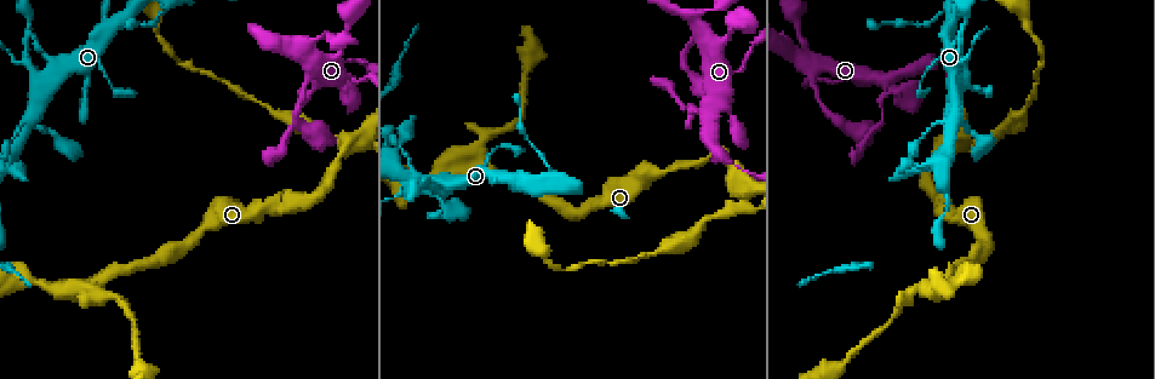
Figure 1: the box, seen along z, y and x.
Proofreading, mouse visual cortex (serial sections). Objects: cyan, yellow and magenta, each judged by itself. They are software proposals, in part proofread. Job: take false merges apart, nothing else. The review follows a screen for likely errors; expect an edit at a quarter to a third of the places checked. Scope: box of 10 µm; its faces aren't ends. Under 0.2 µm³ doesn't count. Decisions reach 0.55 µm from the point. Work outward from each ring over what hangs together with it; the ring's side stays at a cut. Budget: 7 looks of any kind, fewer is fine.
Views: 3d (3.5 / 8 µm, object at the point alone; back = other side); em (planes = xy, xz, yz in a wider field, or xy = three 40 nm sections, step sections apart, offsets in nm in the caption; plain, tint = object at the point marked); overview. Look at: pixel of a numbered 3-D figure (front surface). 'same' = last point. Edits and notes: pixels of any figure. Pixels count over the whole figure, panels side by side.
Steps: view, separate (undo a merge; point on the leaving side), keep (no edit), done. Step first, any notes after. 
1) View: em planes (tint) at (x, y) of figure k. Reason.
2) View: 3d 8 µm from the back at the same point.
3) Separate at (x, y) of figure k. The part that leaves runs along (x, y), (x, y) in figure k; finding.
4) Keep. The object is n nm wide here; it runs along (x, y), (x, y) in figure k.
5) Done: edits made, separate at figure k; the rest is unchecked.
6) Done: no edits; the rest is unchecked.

View: 3d 3.5 µm at (743, 207) of figure 1. Abrupt turn.

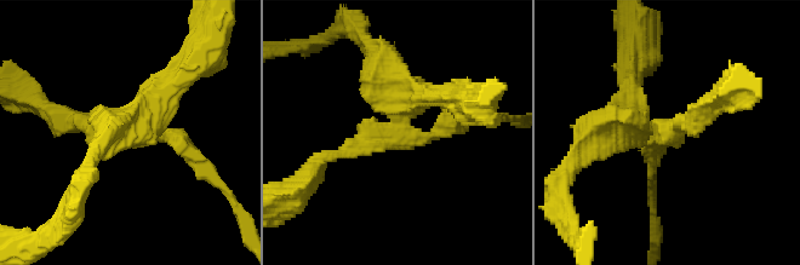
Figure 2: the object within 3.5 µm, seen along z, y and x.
View: em xy step 2 (tint) at (396, 134) of figure 2.

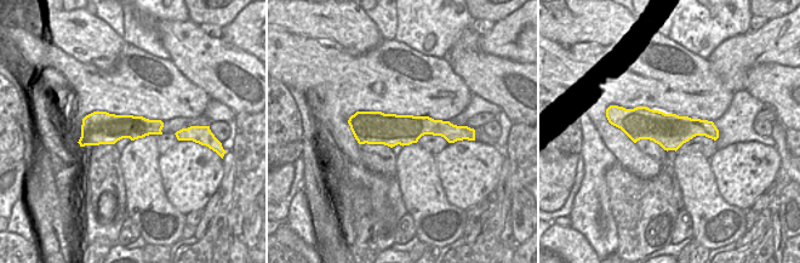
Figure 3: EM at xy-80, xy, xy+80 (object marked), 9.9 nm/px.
Separate at (79, 121) of figure 2. The arms are 150, 200, 400 nm wide; the part that leaves runs along (400, 124), (330, 154), (307, 179) in figure 2; two cells meet here.

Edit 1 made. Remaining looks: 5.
View: overview.

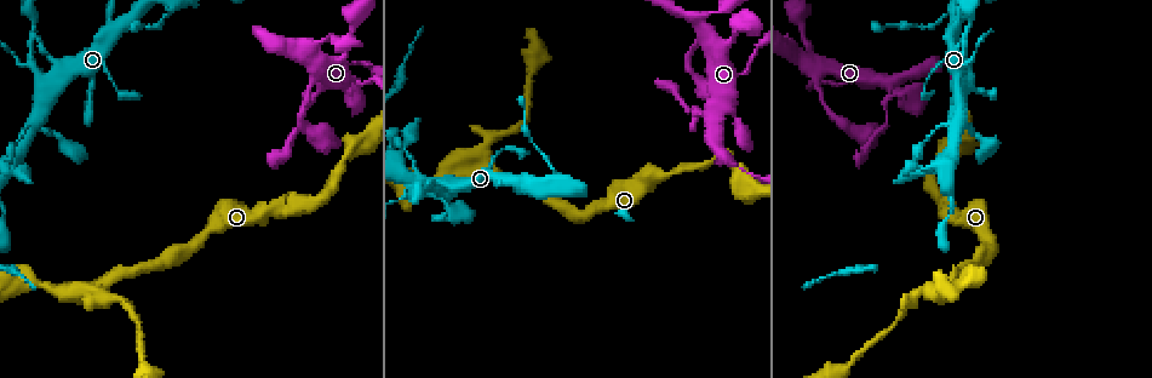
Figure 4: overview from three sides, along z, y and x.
View: 3d 8 µm at (316, 76) of figure 4. Arms run side by side.

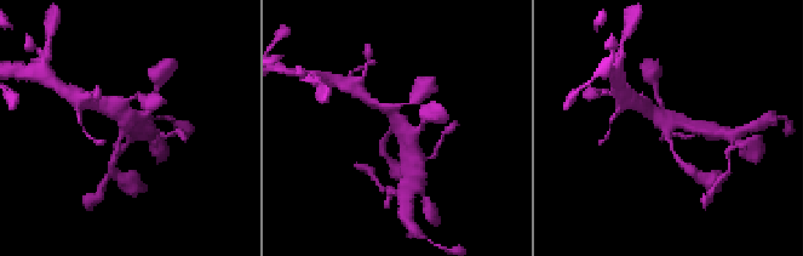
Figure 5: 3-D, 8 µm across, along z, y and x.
View: em xy step 2 (tint) at the same point.

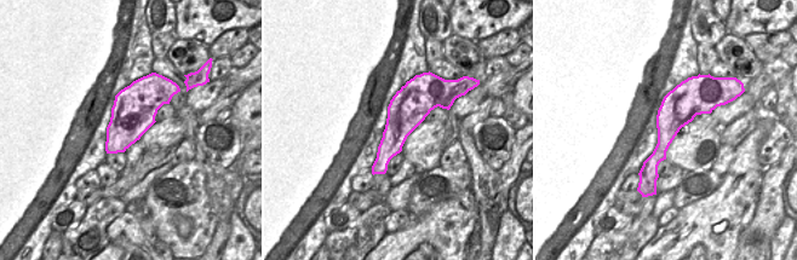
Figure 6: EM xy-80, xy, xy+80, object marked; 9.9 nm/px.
Keep. It runs along (688, 84), (652, 180) in figure 6; all the same cell.

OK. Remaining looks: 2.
View: 3d 3.5 µm at (746, 173) of figure 4. Sharp bend.

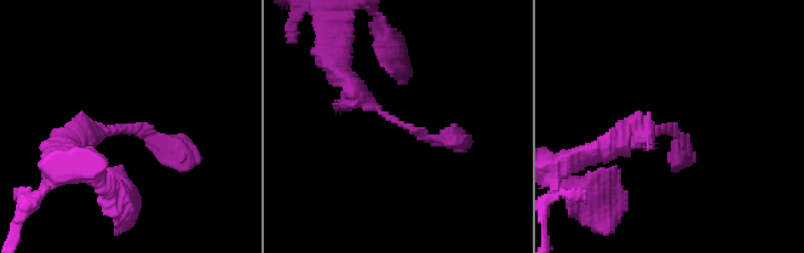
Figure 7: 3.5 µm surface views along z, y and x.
View: em planes (tint) at (398, 120) of figure 7. The arms are 200, 250 nm wide; need the tissue.

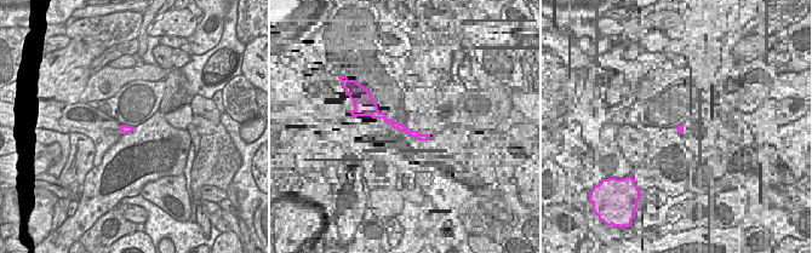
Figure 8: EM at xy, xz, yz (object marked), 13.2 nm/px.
Keep. It runs along (340, 70), (385, 116), (434, 138), (444, 128) in figure 7; continuous, no second cell.

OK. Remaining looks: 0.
Done: edits made, separate at figure 2; the rest is unchecked.

